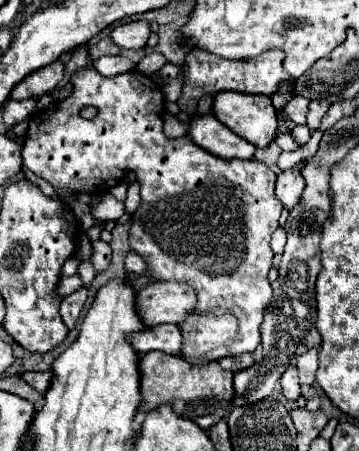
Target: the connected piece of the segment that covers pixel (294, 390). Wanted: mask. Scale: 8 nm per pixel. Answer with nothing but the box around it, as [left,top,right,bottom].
[279,367,299,399]

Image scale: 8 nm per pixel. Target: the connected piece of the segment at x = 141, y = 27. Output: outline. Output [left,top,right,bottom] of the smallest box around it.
[111,21,149,49]

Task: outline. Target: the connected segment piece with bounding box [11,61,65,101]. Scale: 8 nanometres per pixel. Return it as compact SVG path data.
M53 61L37 71L33 71L23 81L19 81L11 91L11 99L17 99L17 101L39 99L41 95L53 91L57 87L57 83L63 79L63 75L65 75L65 65L61 61Z

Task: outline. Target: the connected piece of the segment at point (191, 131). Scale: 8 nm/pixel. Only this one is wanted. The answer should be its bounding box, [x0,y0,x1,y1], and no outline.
[187,113,255,159]

